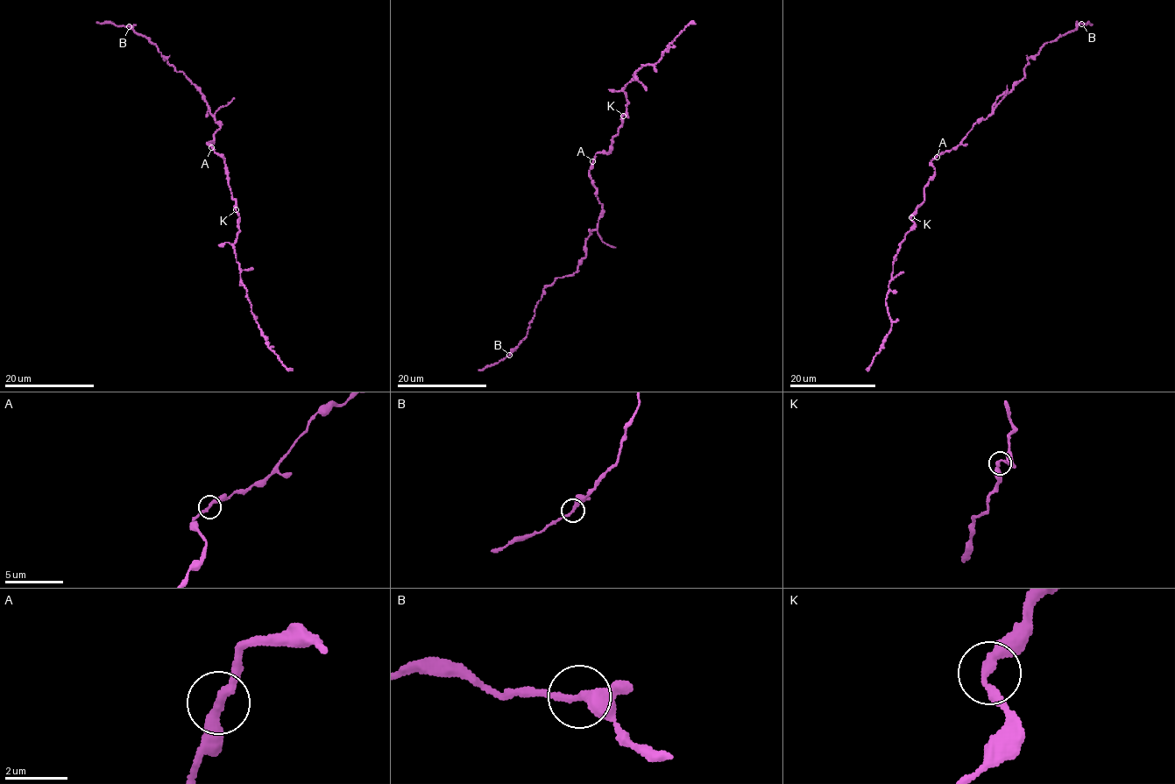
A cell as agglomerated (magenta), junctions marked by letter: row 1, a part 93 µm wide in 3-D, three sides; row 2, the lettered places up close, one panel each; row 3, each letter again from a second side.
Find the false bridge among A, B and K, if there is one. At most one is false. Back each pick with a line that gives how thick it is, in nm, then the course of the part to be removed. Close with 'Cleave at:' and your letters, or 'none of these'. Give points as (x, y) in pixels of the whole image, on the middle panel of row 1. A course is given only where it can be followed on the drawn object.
Cleave at: none of these

